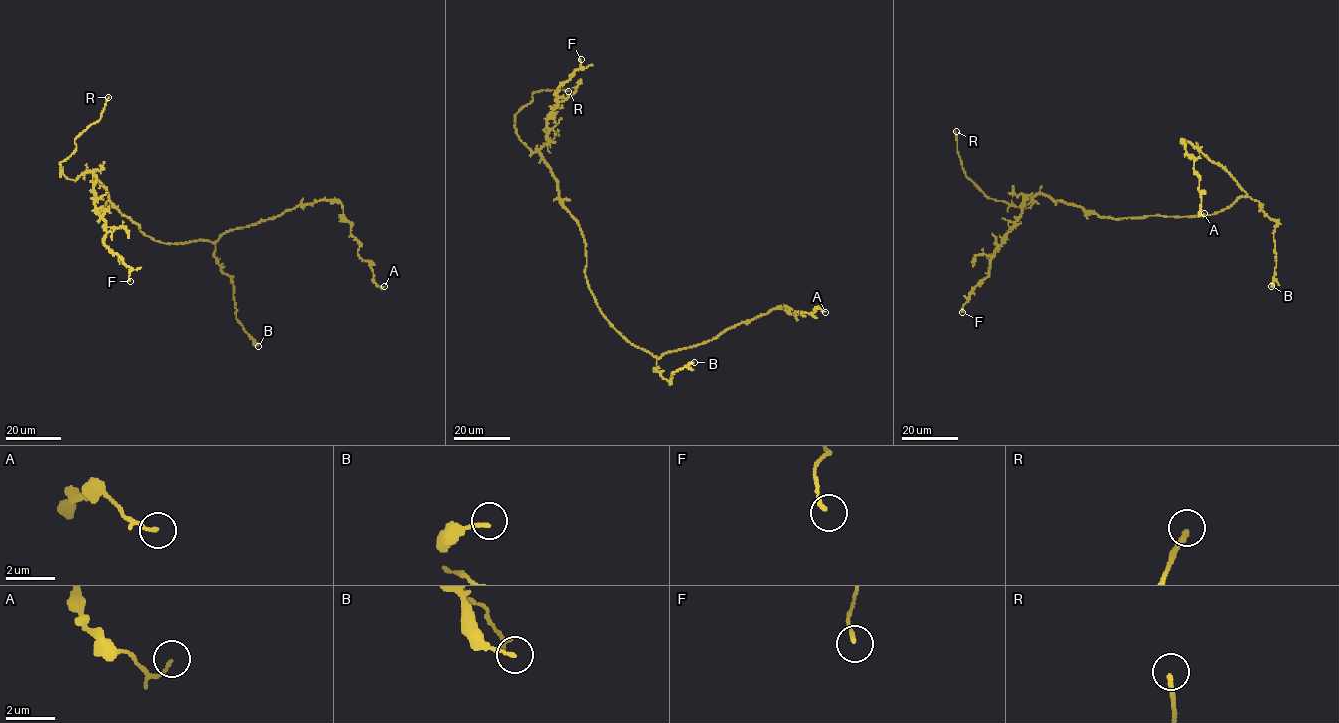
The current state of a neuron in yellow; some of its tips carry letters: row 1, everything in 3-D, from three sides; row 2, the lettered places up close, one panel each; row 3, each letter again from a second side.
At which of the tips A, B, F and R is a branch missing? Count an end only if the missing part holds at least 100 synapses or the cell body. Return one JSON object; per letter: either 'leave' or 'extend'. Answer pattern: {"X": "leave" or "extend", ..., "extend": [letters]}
{"A": "leave", "B": "leave", "F": "leave", "R": "extend", "extend": ["R"]}

